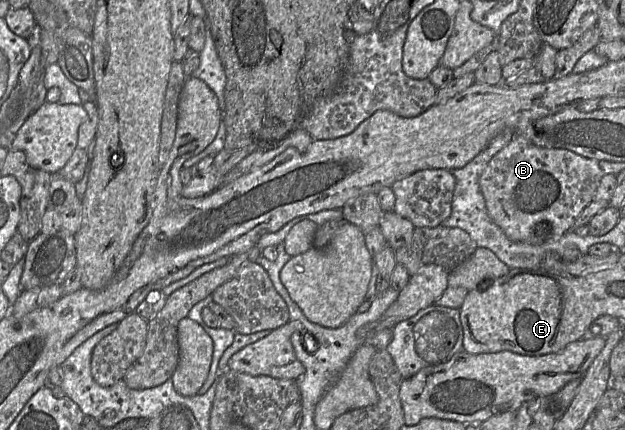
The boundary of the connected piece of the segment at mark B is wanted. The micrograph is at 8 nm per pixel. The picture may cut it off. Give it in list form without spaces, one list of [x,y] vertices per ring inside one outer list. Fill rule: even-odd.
[[[516,134],[489,160],[479,176],[479,188],[487,213],[510,240],[539,245],[559,240],[573,225],[581,211],[593,200],[604,174],[596,159],[567,149],[538,147],[523,135]]]

